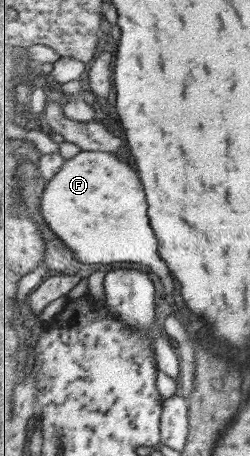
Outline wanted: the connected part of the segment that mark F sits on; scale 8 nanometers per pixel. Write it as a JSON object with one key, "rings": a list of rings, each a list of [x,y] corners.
{"rings":[[[80,151],[67,159],[46,187],[41,208],[50,228],[66,242],[79,258],[80,262],[92,265],[111,265],[118,263],[138,265],[148,269],[152,267],[158,275],[168,275],[168,265],[158,255],[158,239],[150,227],[148,203],[144,185],[134,167],[116,154],[105,151]]]}

